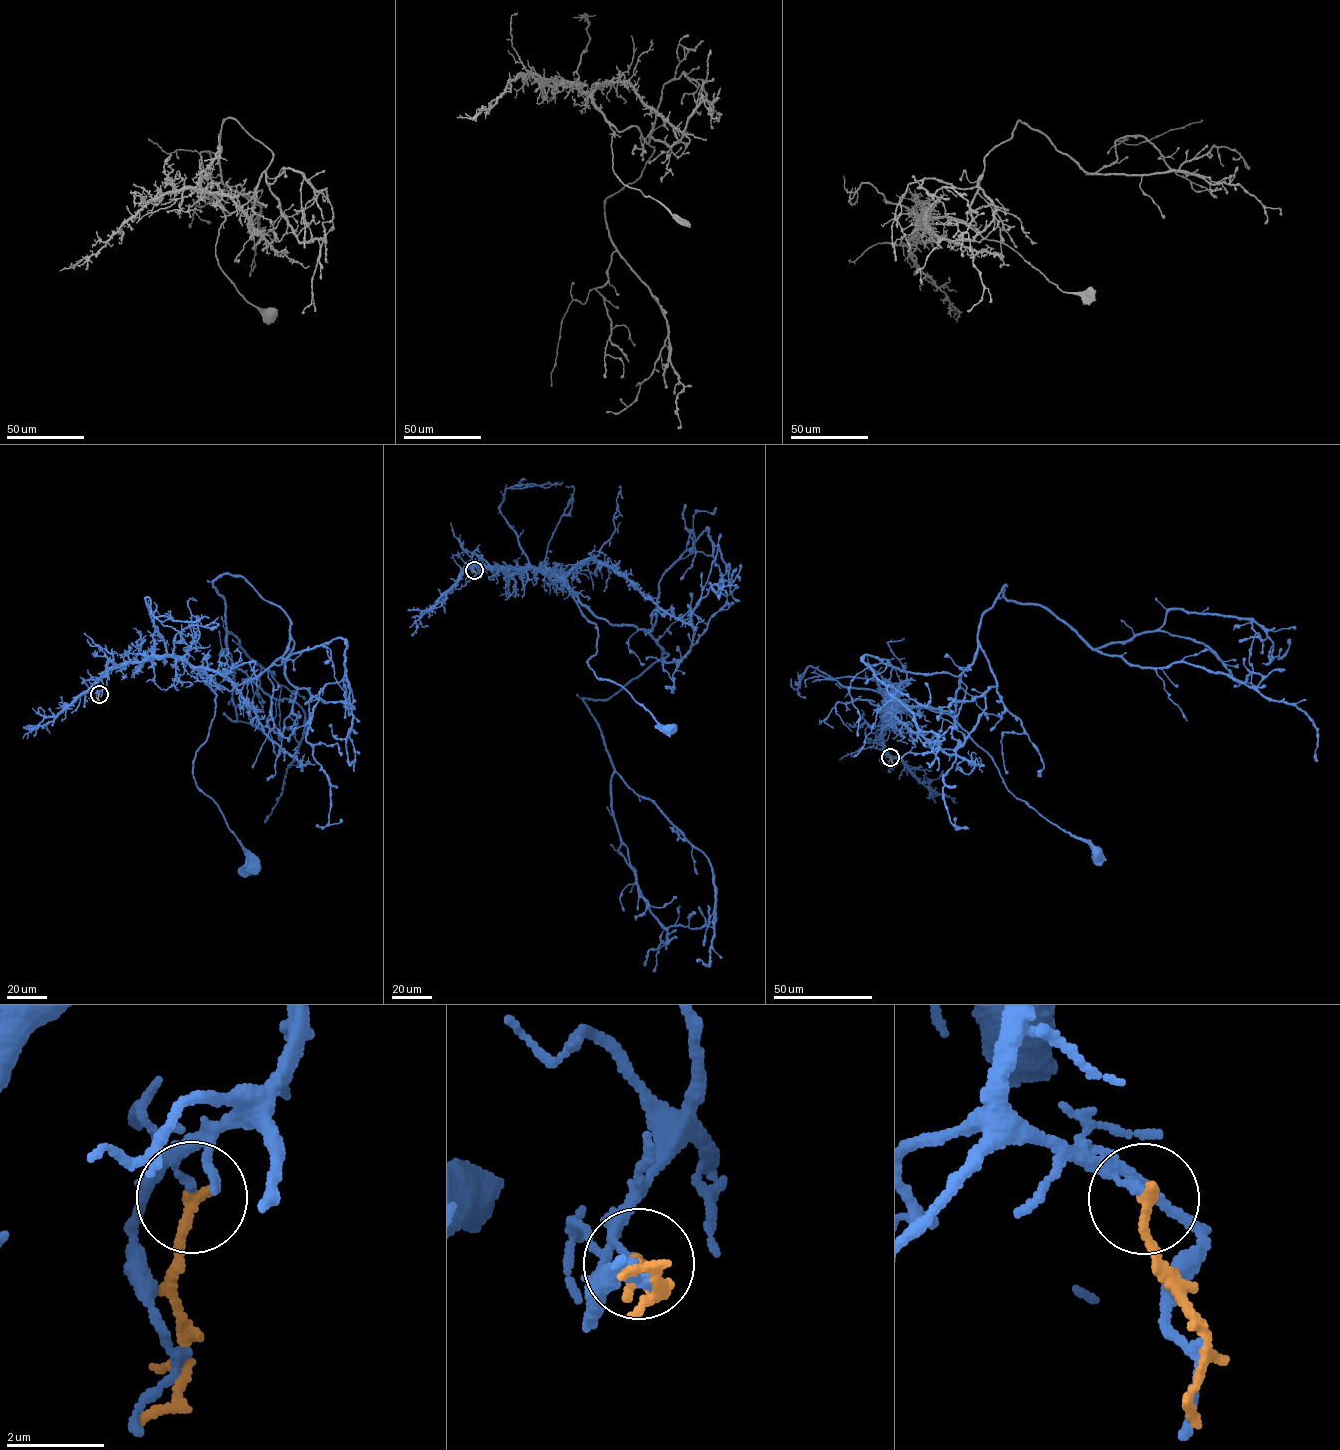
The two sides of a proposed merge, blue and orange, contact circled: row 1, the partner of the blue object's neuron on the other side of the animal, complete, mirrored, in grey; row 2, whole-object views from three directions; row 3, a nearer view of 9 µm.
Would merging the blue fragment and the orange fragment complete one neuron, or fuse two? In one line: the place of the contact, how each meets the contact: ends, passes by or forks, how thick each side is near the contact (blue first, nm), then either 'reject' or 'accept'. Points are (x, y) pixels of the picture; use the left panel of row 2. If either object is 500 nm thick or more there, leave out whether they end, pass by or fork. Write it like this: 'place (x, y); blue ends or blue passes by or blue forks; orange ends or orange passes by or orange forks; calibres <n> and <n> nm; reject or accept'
place (99, 694); blue passes by; orange ends; calibres 110 and 240 nm; reject

